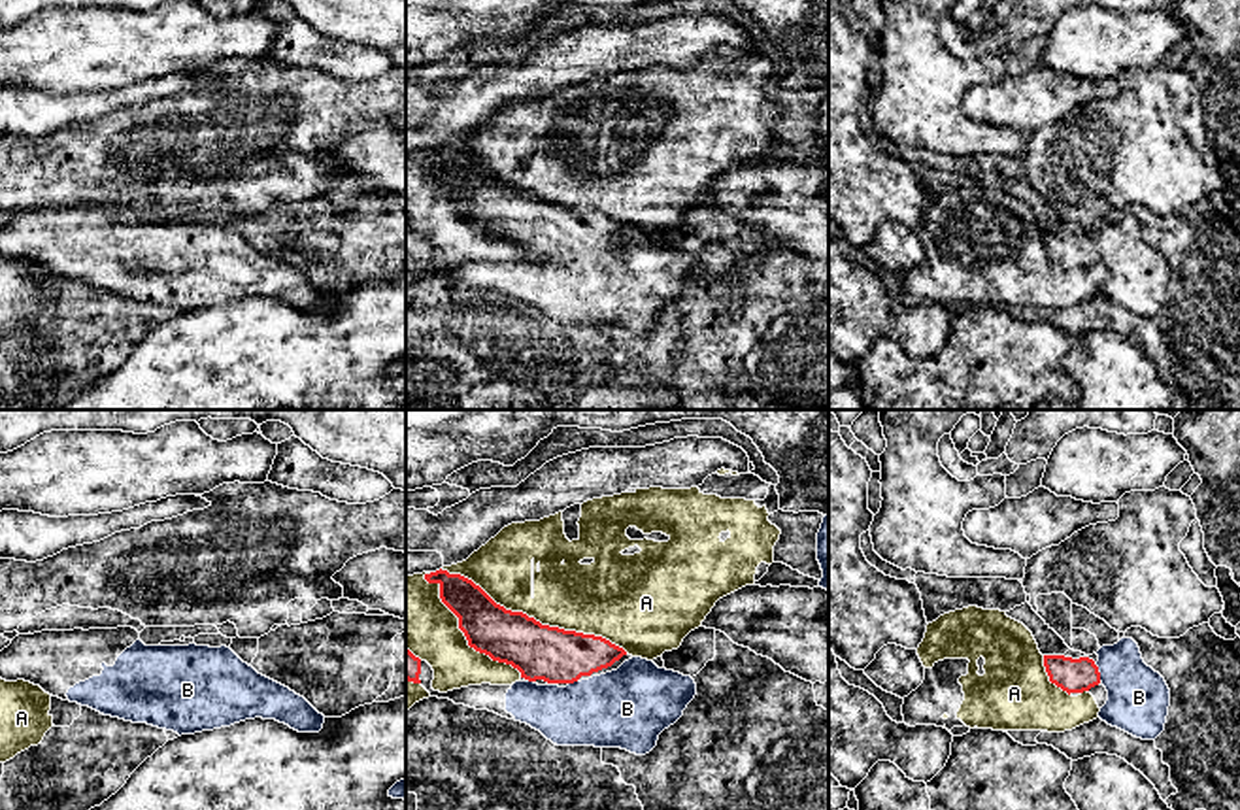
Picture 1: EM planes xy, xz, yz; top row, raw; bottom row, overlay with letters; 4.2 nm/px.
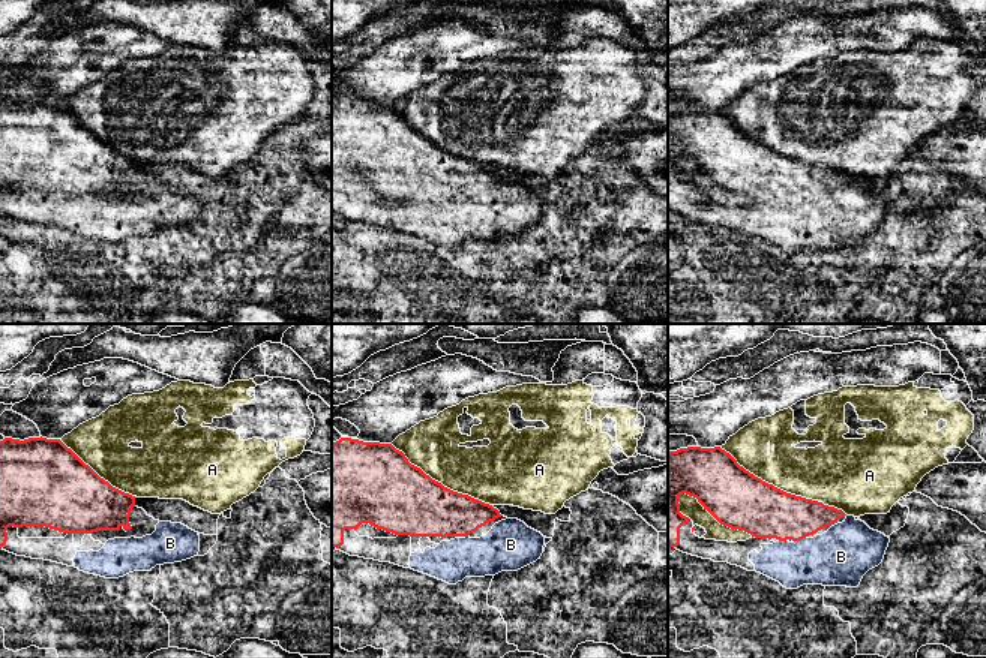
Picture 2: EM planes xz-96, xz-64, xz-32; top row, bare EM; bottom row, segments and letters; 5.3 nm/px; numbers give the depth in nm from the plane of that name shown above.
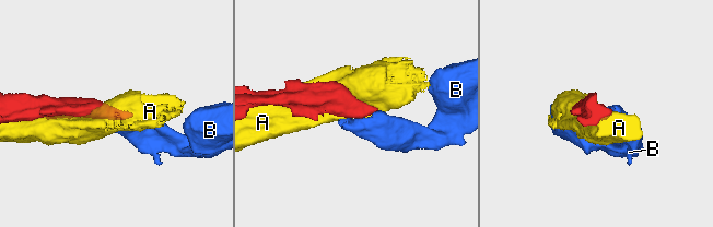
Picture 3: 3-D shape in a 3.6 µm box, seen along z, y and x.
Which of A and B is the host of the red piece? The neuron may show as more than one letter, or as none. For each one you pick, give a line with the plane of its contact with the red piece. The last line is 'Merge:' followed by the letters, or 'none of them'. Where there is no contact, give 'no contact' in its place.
B: meets red in yz
Merge: B

